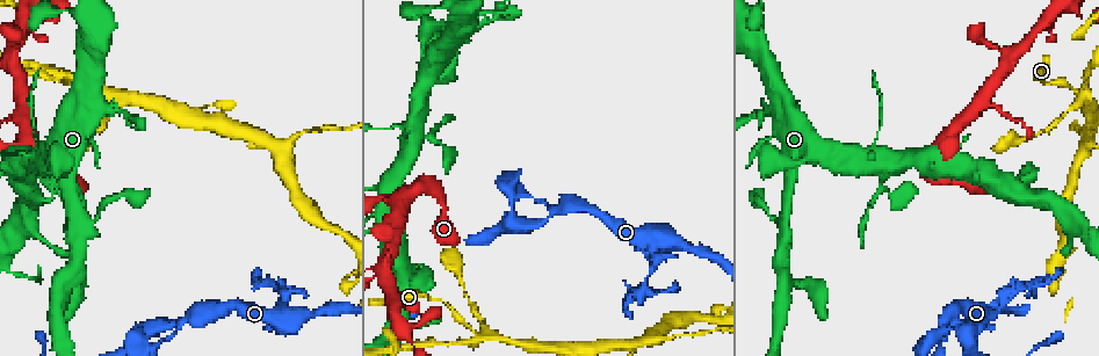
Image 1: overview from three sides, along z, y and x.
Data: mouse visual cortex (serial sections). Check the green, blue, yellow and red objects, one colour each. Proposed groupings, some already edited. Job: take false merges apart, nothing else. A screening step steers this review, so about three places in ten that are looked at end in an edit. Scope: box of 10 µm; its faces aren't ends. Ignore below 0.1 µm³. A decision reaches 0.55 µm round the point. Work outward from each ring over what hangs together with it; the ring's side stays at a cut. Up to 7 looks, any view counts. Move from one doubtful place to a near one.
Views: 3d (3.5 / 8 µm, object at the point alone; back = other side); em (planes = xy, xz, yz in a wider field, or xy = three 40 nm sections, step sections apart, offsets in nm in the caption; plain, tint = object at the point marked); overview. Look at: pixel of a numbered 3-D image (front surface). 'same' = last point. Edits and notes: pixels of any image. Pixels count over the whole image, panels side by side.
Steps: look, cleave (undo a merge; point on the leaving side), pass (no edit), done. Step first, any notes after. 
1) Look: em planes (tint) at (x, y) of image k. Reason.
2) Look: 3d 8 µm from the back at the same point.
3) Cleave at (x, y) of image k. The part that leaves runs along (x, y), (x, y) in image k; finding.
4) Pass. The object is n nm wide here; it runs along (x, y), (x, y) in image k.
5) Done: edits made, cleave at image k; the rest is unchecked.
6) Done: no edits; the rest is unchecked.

Look: 3d 8 µm at (191, 320) of image 1. A narrow waist.

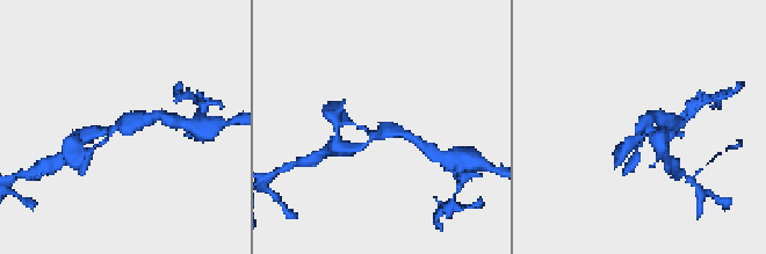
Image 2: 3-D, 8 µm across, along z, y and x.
Look: 3d 3.5 µm at the same point. Zoom in.

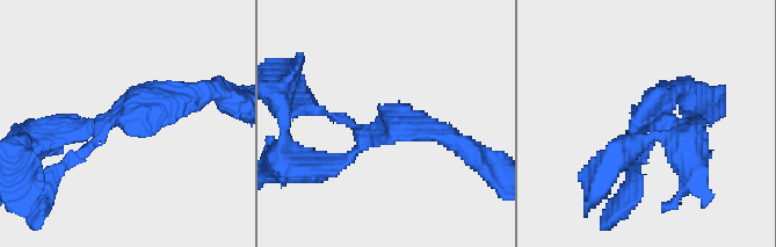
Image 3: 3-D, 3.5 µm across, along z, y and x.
Look: em xy step 1 (tint) at (654, 115) of image 3. Shape alone is not enough.

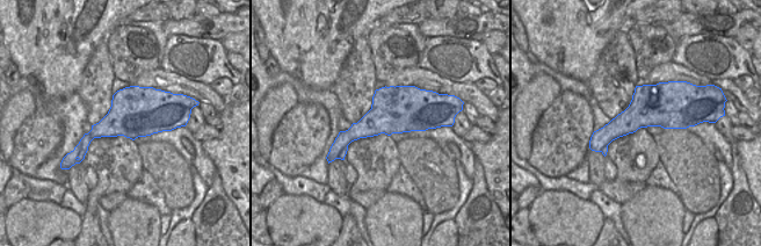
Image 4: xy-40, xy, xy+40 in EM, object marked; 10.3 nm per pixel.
Pass. The arms are 150, 200, 300 nm wide; it runs along (183, 100), (56, 136) in image 3; continuous, no second cell.

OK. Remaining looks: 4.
Look: 3d 3.5 µm at (1000, 301) of image 1. Abrupt turn.

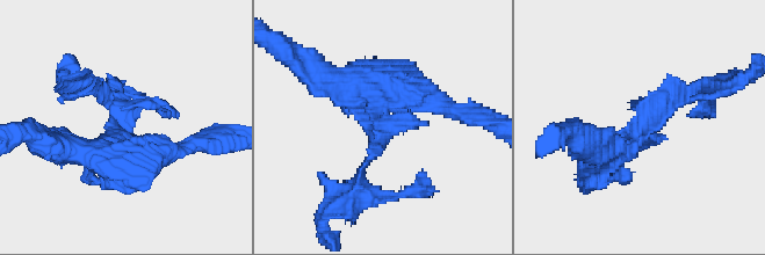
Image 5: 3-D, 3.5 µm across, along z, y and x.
Look: em planes (plain) at (380, 122) of image 5. Need the tissue.

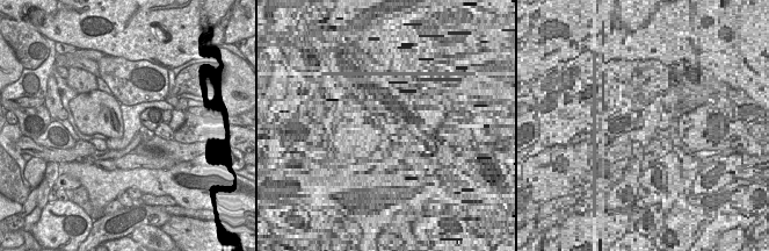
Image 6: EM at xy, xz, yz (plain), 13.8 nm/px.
Look: em planes (tint) at the same point. Where the object lies.

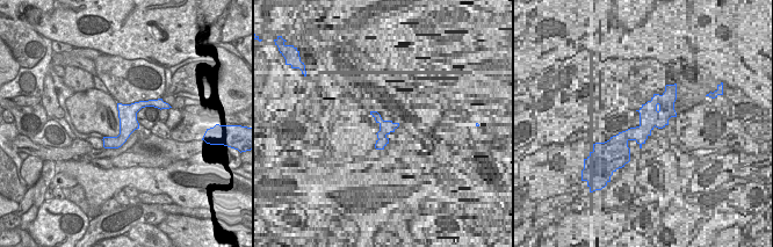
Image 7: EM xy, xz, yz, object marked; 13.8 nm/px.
Cleave at (392, 126) of image 5. The part that leaves runs along (383, 108), (383, 143), (354, 194) in image 5; a second cell is stuck on.

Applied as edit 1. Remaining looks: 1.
Done: edits made, cleave at image 5; the rest is unchecked.

